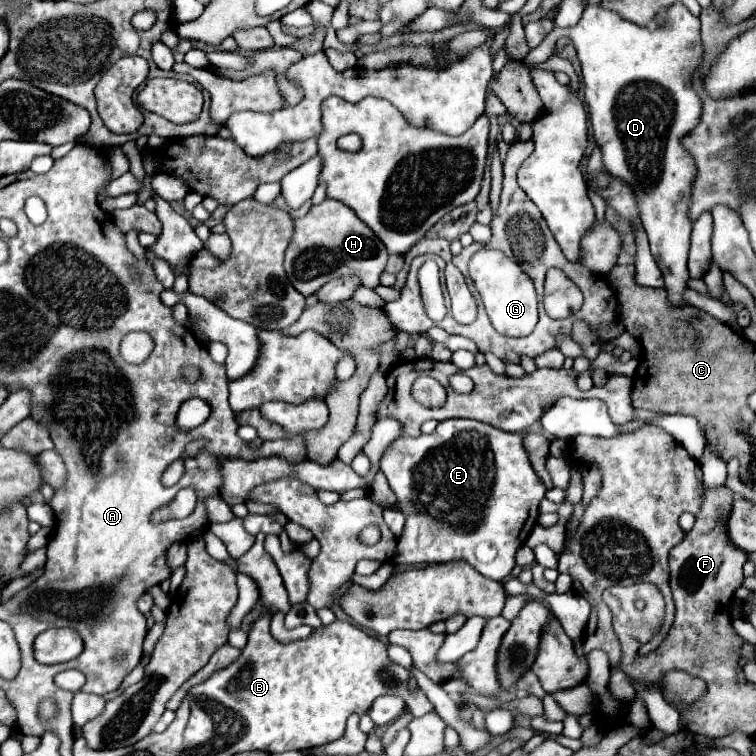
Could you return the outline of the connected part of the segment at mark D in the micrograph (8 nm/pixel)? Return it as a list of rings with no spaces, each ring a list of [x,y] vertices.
[[[674,2],[668,8],[668,14],[670,20],[664,26],[650,32],[648,28],[636,26],[620,18],[616,12],[604,10],[600,6],[586,6],[576,26],[554,28],[537,48],[529,52],[524,62],[529,66],[546,61],[552,55],[555,41],[559,36],[568,36],[574,42],[582,64],[584,96],[594,130],[594,140],[602,150],[604,166],[612,176],[618,176],[620,180],[624,180],[634,188],[640,218],[650,240],[652,256],[664,274],[668,300],[674,306],[684,306],[682,292],[686,290],[688,282],[686,258],[692,230],[692,224],[688,220],[688,202],[690,202],[690,186],[696,176],[696,166],[690,154],[682,148],[682,136],[686,136],[696,126],[702,112],[702,102],[698,94],[688,86],[690,72],[700,64],[702,46],[700,46],[700,20],[694,14],[690,14],[682,2]]]

